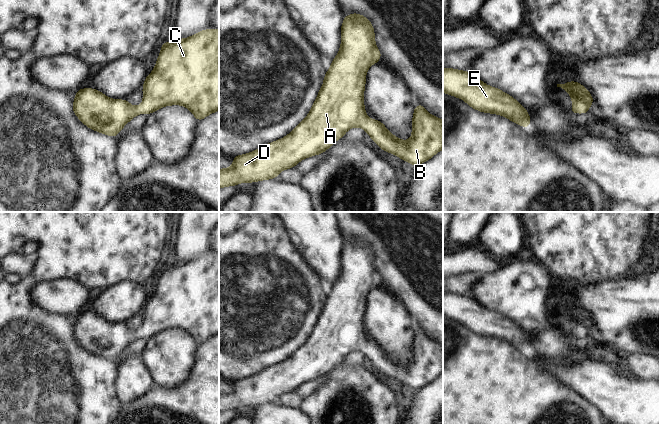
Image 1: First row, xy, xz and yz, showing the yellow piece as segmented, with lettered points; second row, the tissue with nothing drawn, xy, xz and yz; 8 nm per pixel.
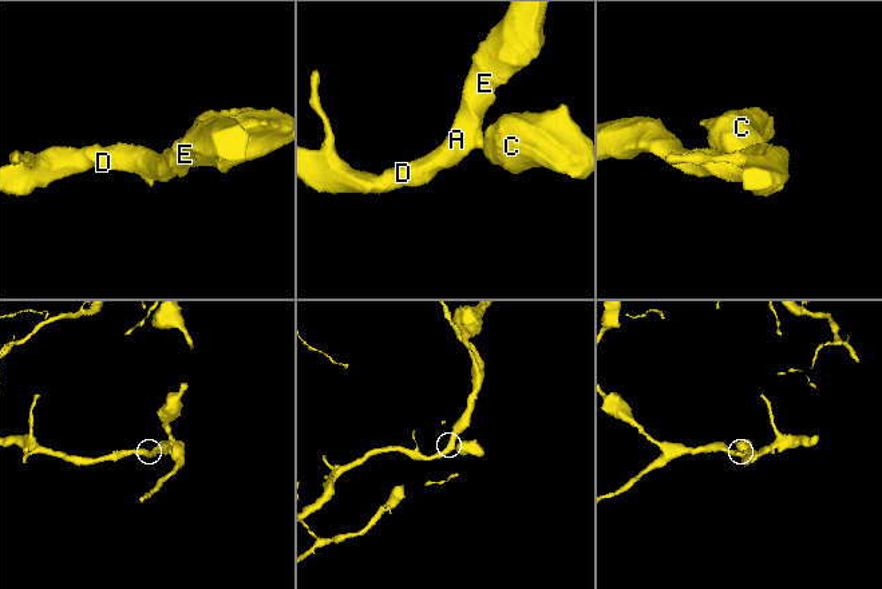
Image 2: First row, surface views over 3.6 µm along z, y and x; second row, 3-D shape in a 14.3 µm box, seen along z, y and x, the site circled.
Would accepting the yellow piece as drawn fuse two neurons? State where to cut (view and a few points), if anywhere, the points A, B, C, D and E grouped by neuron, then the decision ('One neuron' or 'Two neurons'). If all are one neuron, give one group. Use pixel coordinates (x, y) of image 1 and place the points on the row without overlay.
No split. Groups: A B C D E. One neuron.

